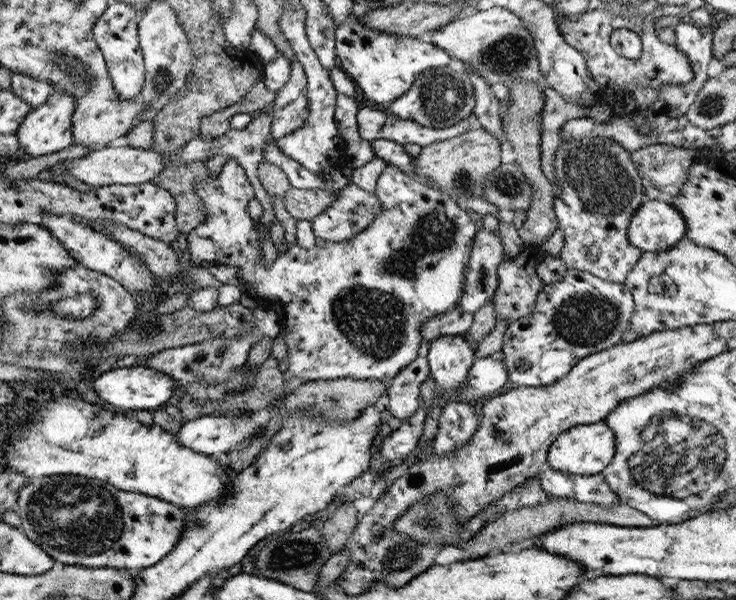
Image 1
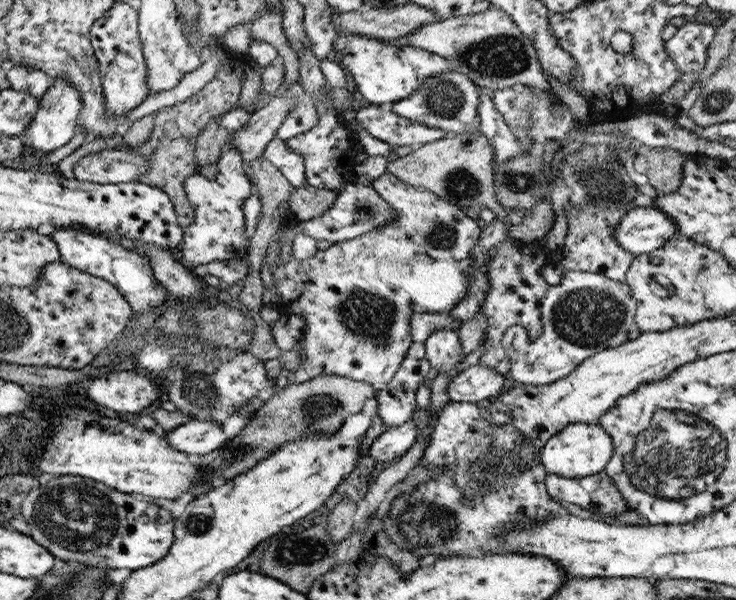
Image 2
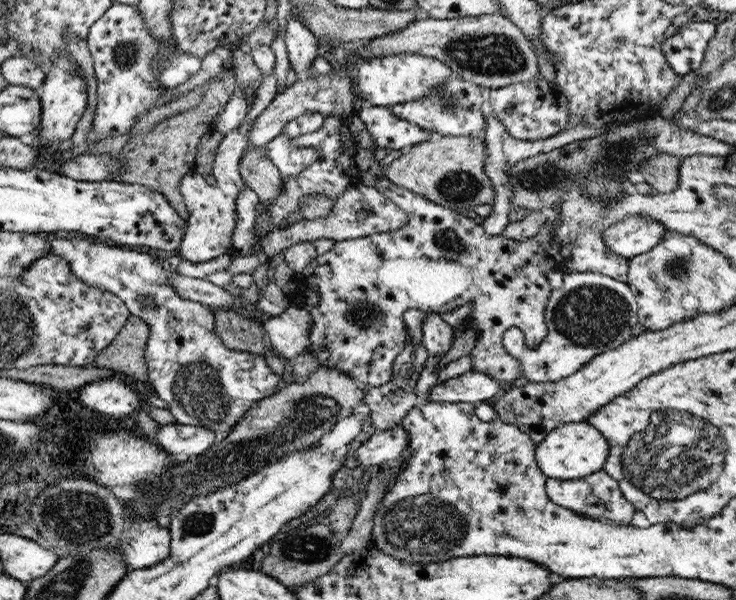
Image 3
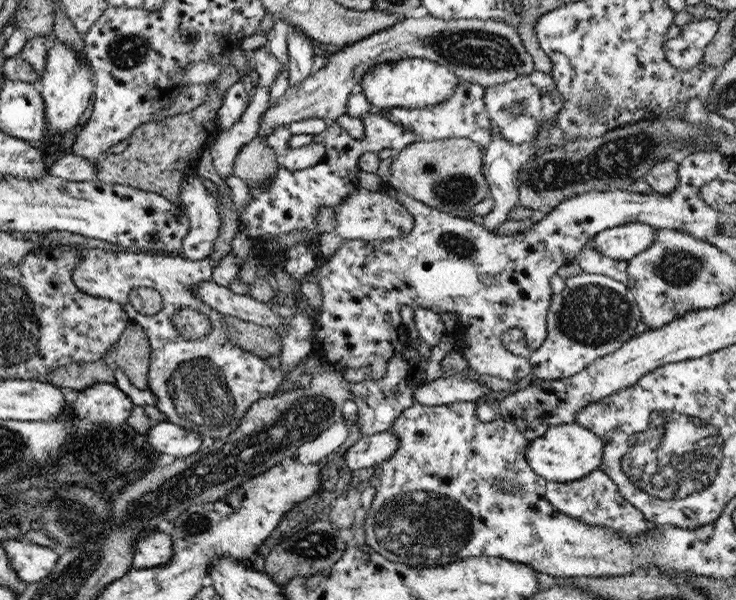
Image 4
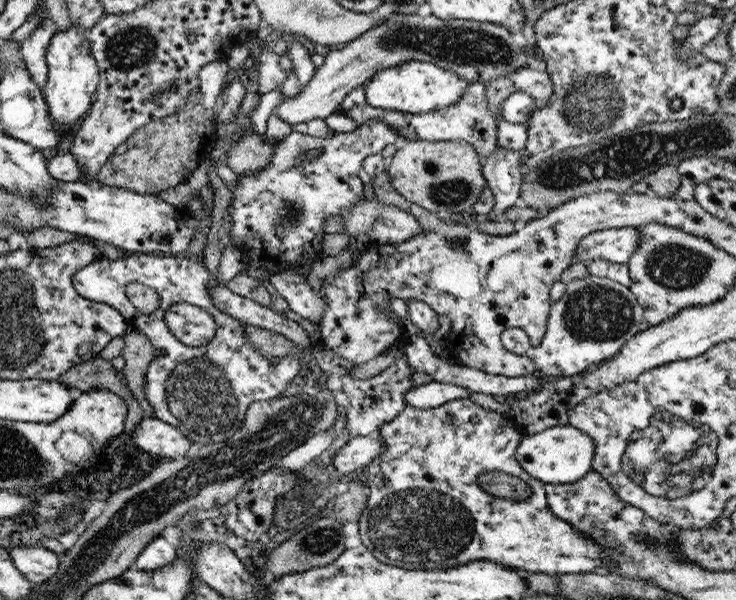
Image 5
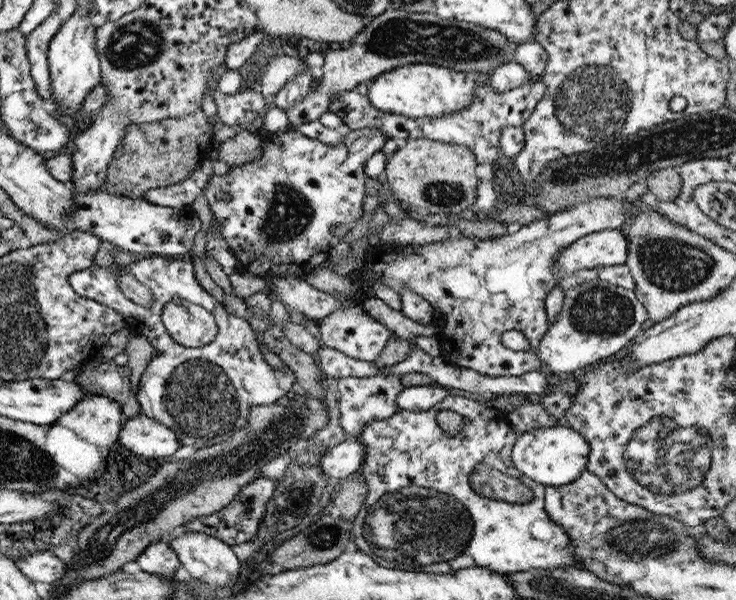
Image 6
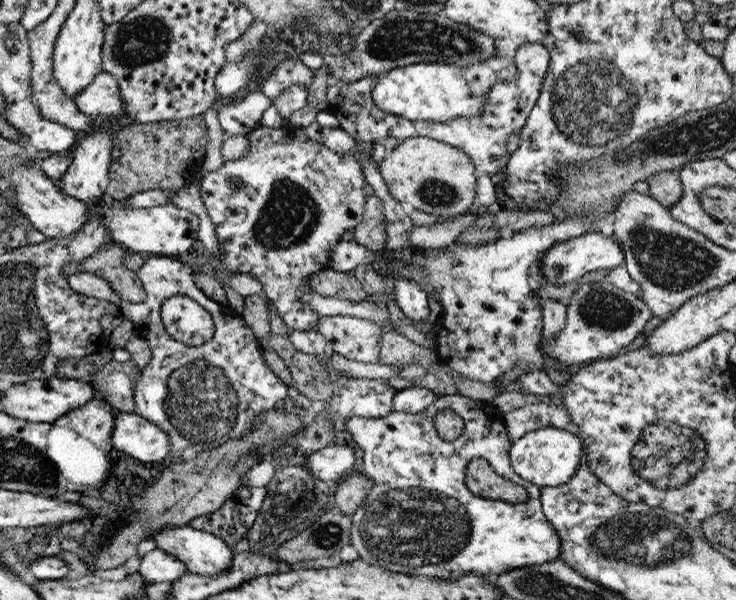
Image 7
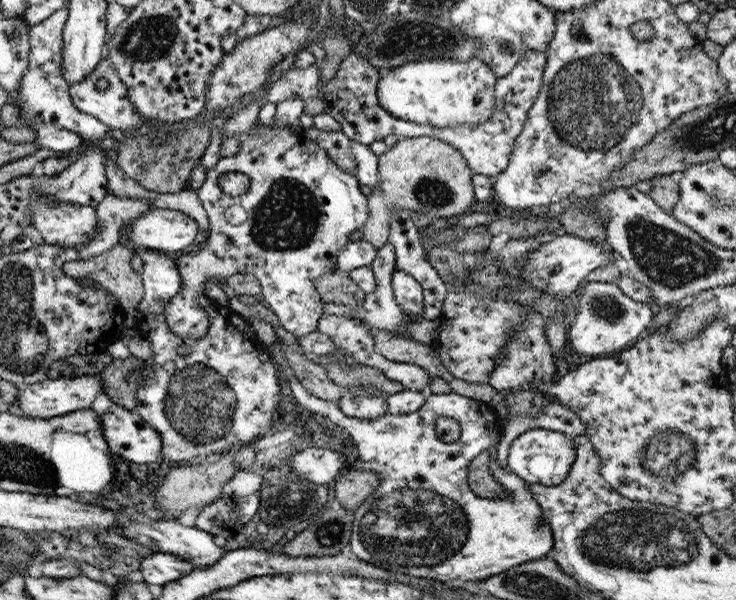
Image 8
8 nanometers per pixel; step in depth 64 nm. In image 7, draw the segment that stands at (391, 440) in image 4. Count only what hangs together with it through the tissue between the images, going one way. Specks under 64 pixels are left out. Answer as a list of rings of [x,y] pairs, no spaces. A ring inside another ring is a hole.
[[[347,441],[342,445],[326,446],[309,454],[304,460],[304,466],[312,475],[319,480],[340,480],[348,473],[355,471],[355,454],[350,442]]]

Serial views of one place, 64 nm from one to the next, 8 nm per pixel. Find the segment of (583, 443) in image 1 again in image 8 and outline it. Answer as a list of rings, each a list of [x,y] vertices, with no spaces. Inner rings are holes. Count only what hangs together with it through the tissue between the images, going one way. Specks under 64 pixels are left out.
[[[527,429],[512,440],[507,456],[506,464],[516,477],[526,483],[556,485],[565,480],[575,456],[575,441],[569,435],[549,429]]]

